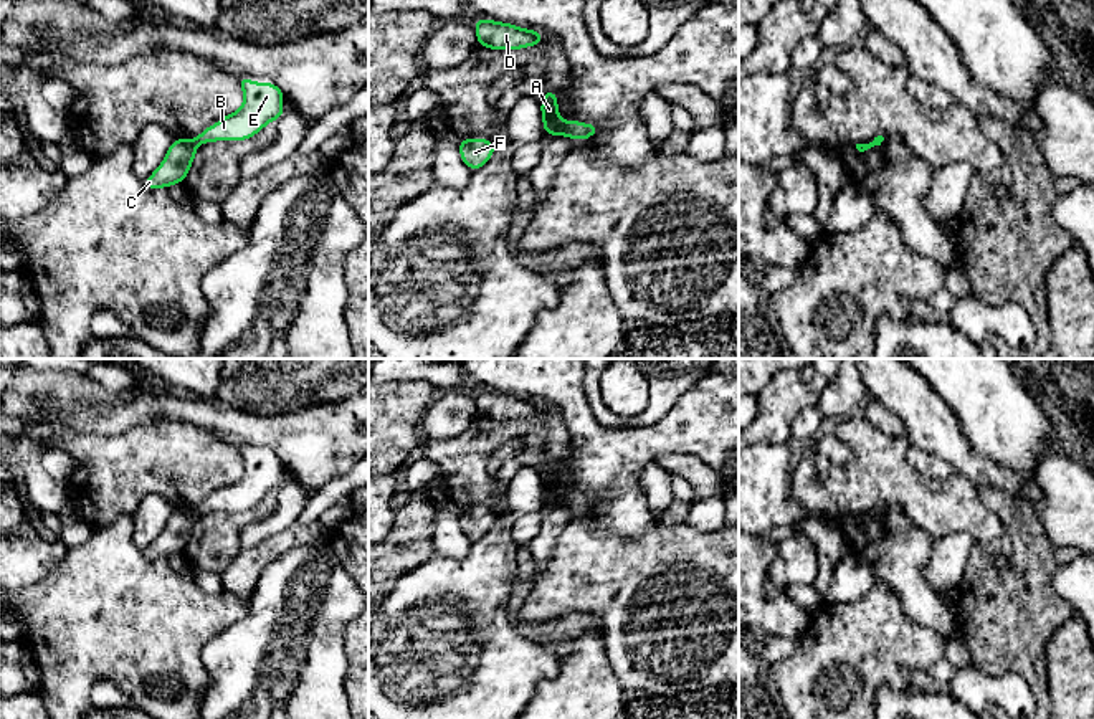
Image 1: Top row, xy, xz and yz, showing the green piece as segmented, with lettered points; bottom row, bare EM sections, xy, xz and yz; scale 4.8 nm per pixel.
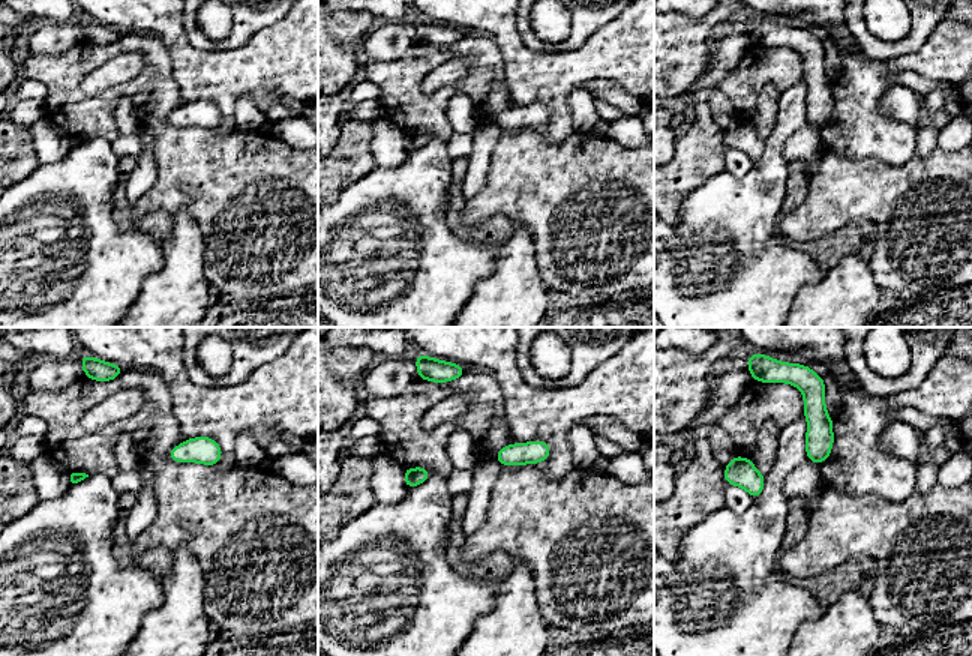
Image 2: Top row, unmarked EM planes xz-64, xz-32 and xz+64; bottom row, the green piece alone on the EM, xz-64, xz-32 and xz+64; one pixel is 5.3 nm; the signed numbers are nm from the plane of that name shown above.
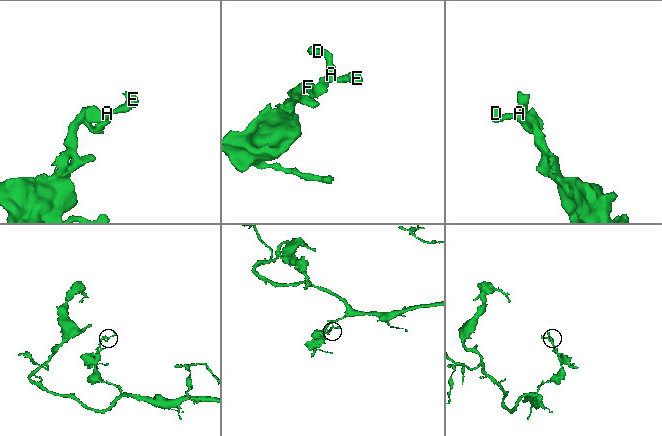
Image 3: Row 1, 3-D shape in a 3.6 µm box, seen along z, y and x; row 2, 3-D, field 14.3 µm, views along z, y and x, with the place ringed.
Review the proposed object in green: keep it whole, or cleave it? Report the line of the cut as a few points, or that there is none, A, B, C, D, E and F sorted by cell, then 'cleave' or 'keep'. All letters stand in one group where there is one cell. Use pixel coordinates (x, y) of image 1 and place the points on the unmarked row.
cut xz (567, 493), (561, 503); groups A C D F / B E; cleave

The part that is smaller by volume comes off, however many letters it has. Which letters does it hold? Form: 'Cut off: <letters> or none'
Cut off: B, E

